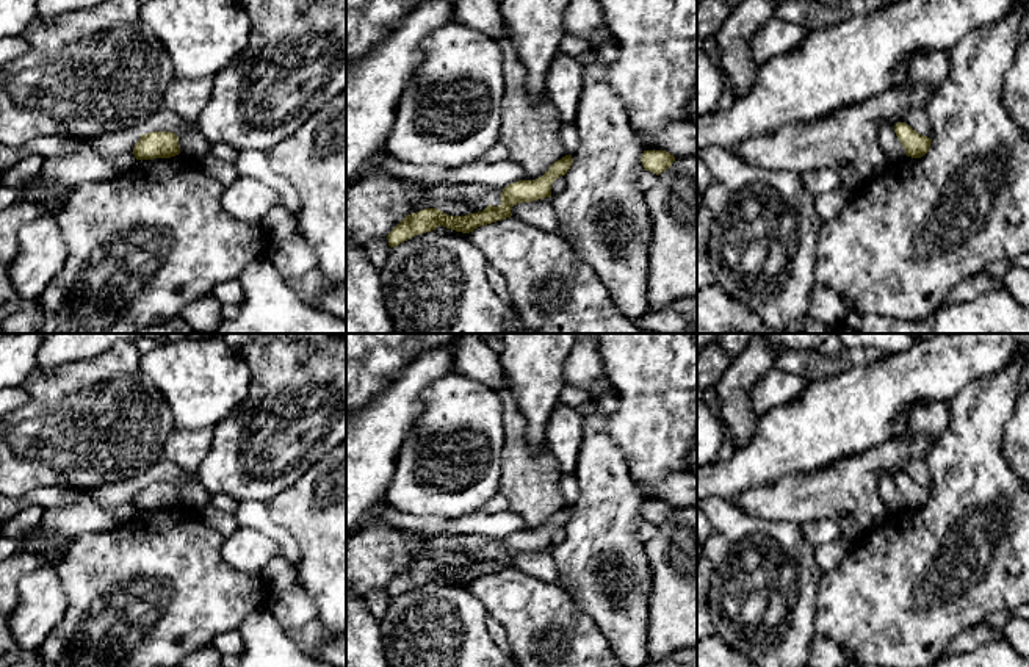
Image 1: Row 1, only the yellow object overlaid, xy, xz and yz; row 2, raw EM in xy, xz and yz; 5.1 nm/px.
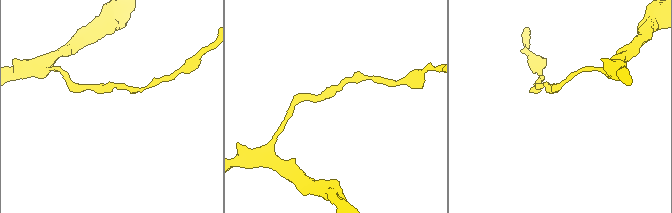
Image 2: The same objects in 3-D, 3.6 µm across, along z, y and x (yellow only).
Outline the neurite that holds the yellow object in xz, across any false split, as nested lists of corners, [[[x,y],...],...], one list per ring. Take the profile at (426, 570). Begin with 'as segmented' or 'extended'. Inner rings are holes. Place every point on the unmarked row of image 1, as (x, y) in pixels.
as segmented; [[[565,506],[561,510],[554,512],[542,528],[536,531],[518,531],[507,535],[506,539],[503,539],[501,554],[498,557],[489,556],[482,562],[470,564],[465,567],[450,567],[437,559],[424,559],[417,564],[407,565],[387,586],[388,597],[399,597],[415,586],[435,581],[439,576],[456,582],[470,584],[481,576],[511,568],[511,561],[514,556],[551,548],[553,532],[561,526],[565,526],[572,514],[572,506]]]

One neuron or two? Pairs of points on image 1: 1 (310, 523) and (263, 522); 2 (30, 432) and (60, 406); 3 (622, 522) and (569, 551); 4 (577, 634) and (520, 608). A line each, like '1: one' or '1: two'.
1: two
2: one
3: one
4: one

